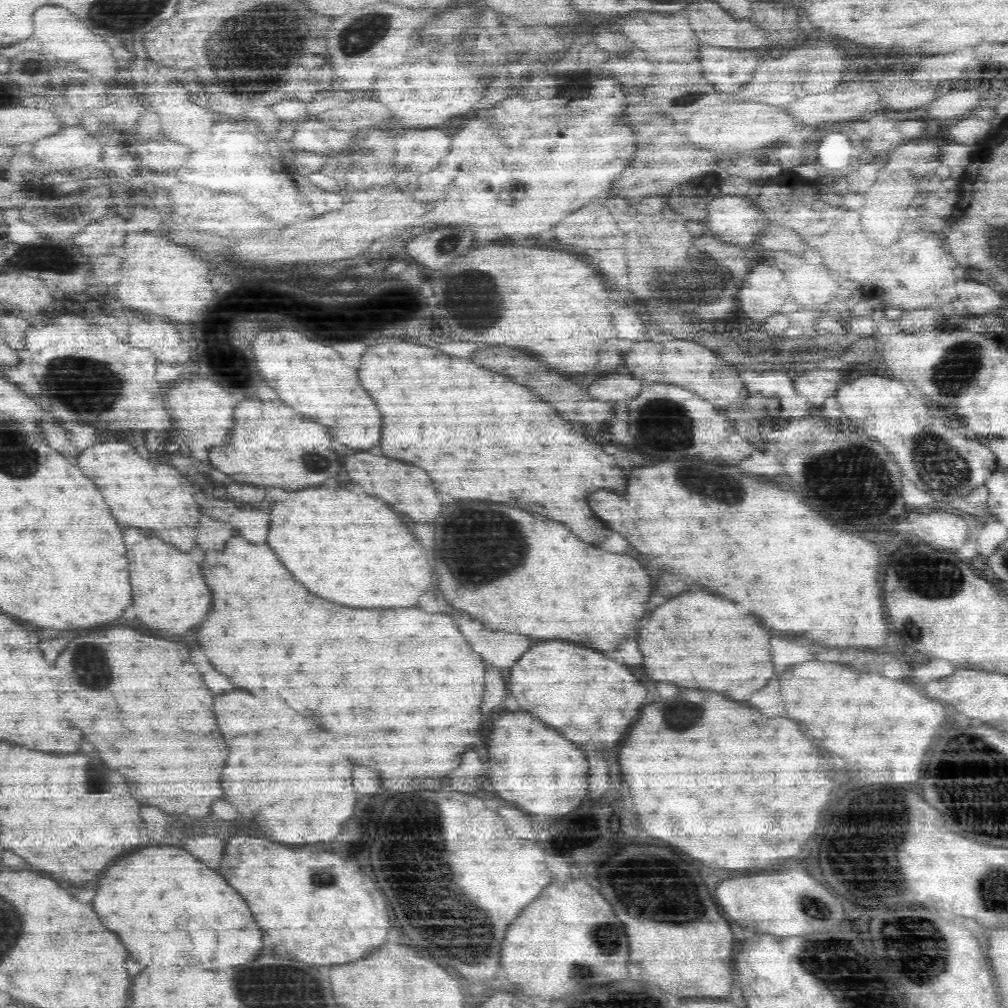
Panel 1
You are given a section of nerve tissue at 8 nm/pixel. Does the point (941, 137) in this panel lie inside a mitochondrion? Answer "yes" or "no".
no

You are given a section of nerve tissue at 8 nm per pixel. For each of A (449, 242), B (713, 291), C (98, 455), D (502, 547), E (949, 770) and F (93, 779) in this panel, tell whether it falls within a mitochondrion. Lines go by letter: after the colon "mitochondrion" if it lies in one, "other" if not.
A: mitochondrion
B: mitochondrion
C: other
D: mitochondrion
E: other
F: mitochondrion

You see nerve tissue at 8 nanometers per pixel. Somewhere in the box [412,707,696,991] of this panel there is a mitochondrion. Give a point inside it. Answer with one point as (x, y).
(607, 937)

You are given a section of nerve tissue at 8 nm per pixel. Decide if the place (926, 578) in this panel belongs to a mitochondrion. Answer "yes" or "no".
yes

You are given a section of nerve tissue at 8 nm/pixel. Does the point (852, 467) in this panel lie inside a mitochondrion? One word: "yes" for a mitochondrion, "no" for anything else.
yes

